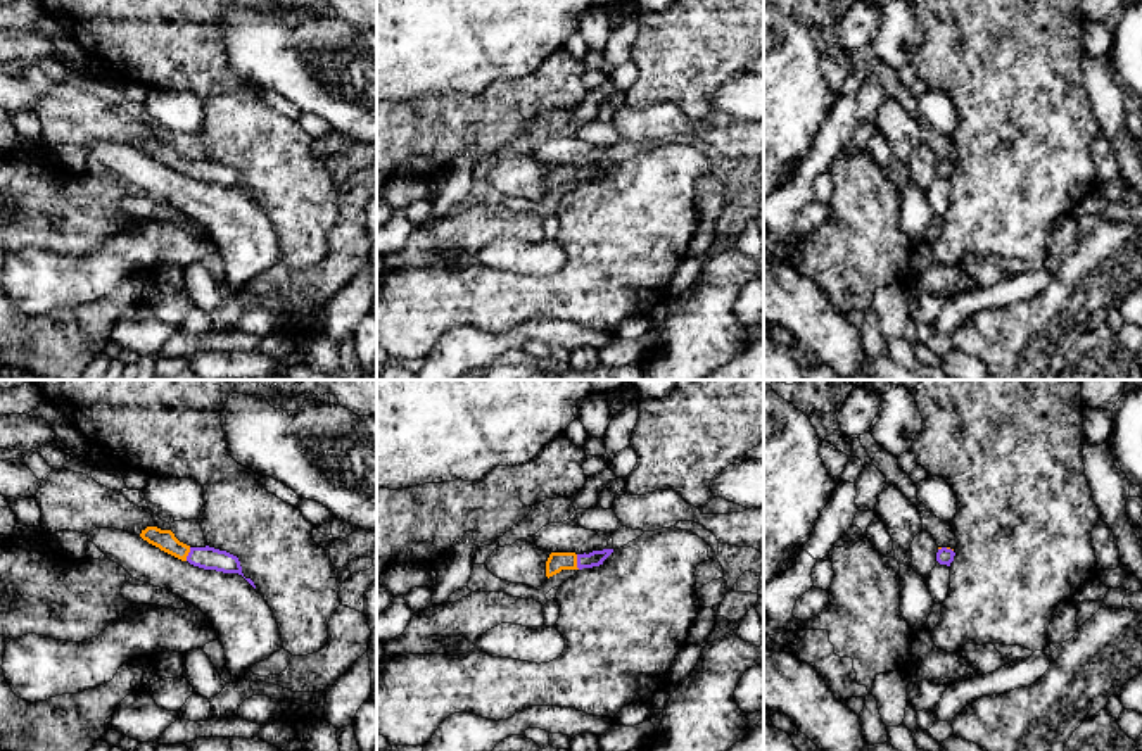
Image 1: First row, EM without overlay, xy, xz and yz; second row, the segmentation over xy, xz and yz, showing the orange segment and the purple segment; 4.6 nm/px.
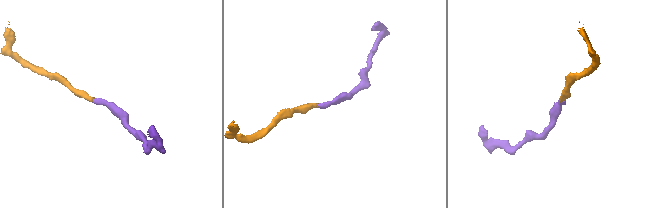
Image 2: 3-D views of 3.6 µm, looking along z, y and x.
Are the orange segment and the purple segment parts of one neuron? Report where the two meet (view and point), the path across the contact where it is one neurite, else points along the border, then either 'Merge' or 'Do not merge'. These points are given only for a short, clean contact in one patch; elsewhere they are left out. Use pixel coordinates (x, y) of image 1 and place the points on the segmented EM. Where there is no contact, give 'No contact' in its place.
Touches orange at xz (576, 561). Path across: xz (557, 561), (576, 561), (595, 558). Merge

